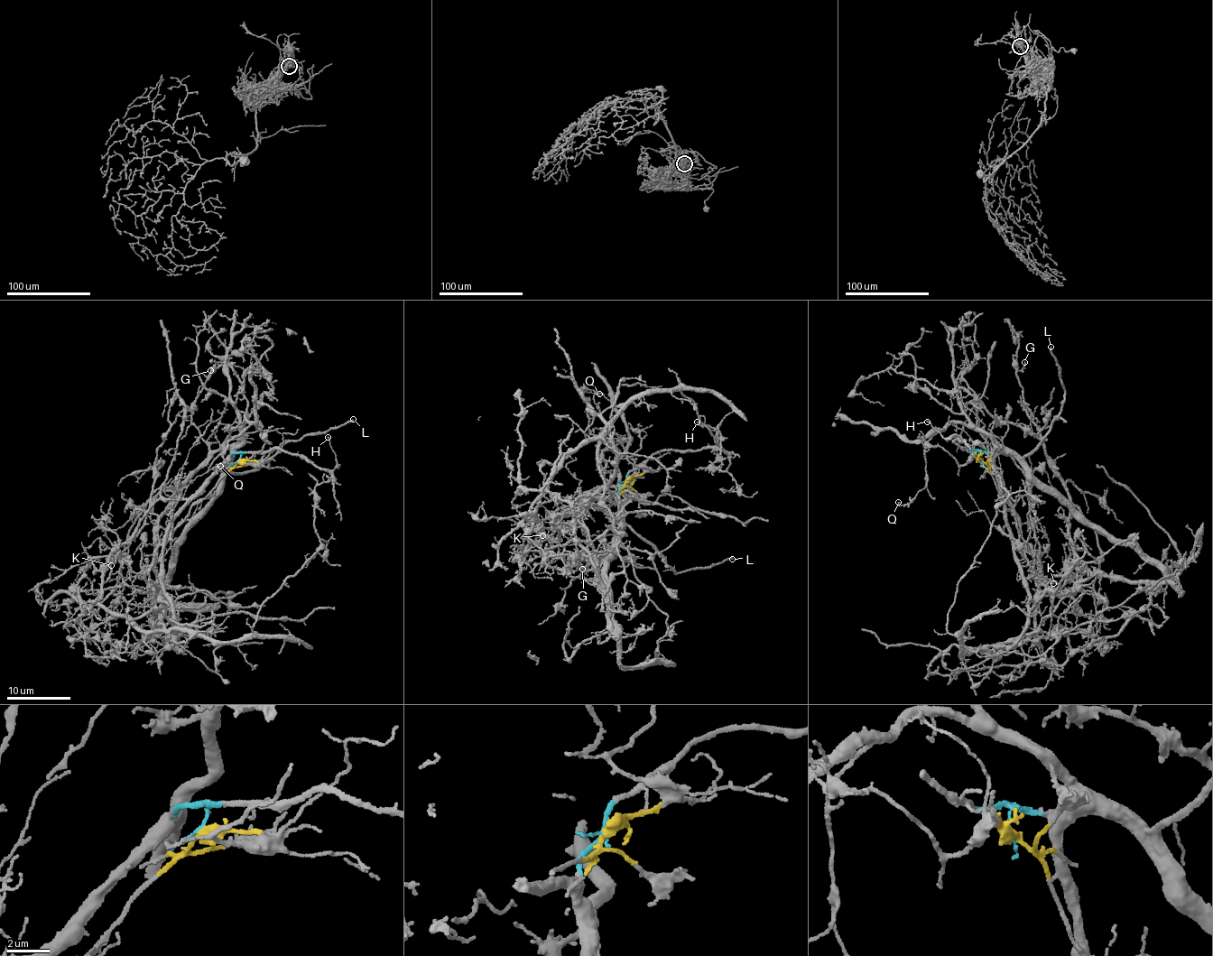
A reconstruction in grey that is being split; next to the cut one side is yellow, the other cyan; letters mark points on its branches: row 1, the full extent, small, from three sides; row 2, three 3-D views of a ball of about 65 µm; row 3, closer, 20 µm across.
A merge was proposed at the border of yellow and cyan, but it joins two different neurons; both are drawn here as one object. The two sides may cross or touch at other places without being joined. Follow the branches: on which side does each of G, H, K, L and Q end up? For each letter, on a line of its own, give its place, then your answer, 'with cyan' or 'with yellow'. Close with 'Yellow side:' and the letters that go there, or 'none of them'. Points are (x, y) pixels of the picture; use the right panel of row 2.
G: place (1024, 362); with yellow
H: place (927, 422); with cyan
K: place (1053, 583); with yellow
L: place (1050, 347); with cyan
Q: place (898, 502); with cyan
Yellow side: G, K

